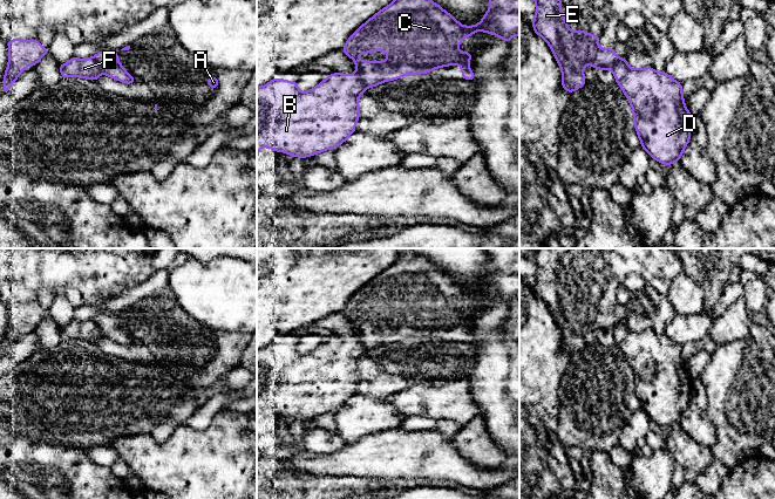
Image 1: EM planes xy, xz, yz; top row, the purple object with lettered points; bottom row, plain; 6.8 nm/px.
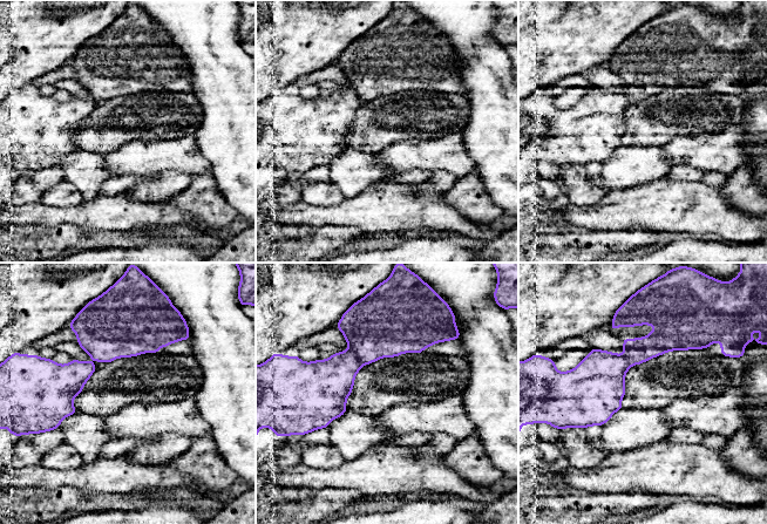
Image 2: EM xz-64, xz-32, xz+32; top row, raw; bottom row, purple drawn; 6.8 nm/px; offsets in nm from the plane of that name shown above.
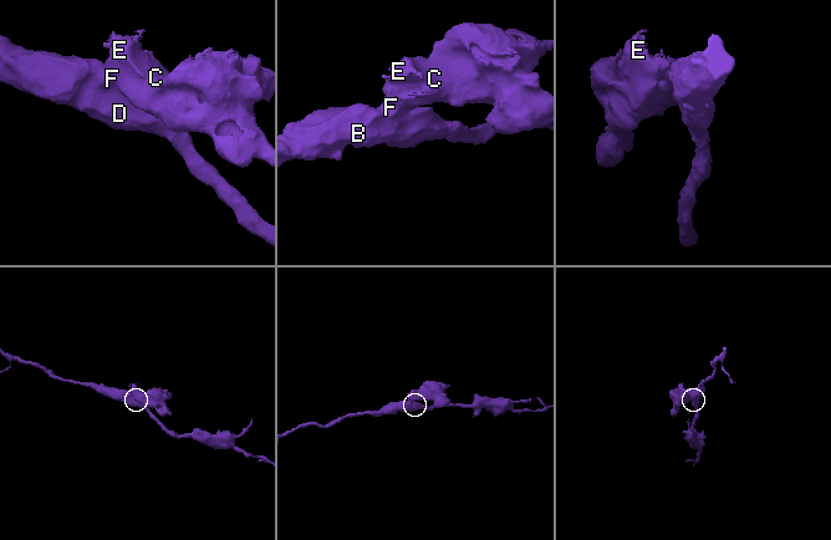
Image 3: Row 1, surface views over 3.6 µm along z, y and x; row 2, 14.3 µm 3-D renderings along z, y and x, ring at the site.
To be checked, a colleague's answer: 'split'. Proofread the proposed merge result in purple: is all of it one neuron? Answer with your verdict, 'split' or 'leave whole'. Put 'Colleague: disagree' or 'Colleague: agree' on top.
Colleague: agree
split

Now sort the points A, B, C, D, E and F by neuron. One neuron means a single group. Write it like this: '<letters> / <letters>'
A C E / B D F

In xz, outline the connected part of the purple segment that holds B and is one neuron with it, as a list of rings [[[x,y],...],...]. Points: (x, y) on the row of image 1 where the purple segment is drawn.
[[[341,73],[328,75],[305,93],[298,89],[298,82],[278,77],[257,87],[257,159],[261,146],[305,158],[341,145],[355,132],[358,98],[365,90],[359,77]]]

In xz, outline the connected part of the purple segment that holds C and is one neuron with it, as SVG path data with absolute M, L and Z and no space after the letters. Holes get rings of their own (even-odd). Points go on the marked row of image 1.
M394 0L360 26L346 41L342 52L351 57L359 77L366 88L379 86L386 81L397 80L405 75L428 74L440 67L458 64L462 78L473 81L474 73L469 68L473 53L458 52L457 47L465 36L471 37L481 29L502 37L510 45L514 35L519 36L519 0L490 0L489 11L480 23L462 26L451 14L431 0ZM386 52L386 61L361 61L360 53Z

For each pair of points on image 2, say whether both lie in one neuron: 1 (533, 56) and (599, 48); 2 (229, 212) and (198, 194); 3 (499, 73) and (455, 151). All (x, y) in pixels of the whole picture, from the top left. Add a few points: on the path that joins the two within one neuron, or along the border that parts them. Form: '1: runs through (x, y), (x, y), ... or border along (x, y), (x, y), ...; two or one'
1: runs through (549, 50), (557, 48), (583, 48); one
2: runs through (222, 212), (217, 212), (205, 201); one
3: border along (461, 133), (467, 154), (475, 162); two

